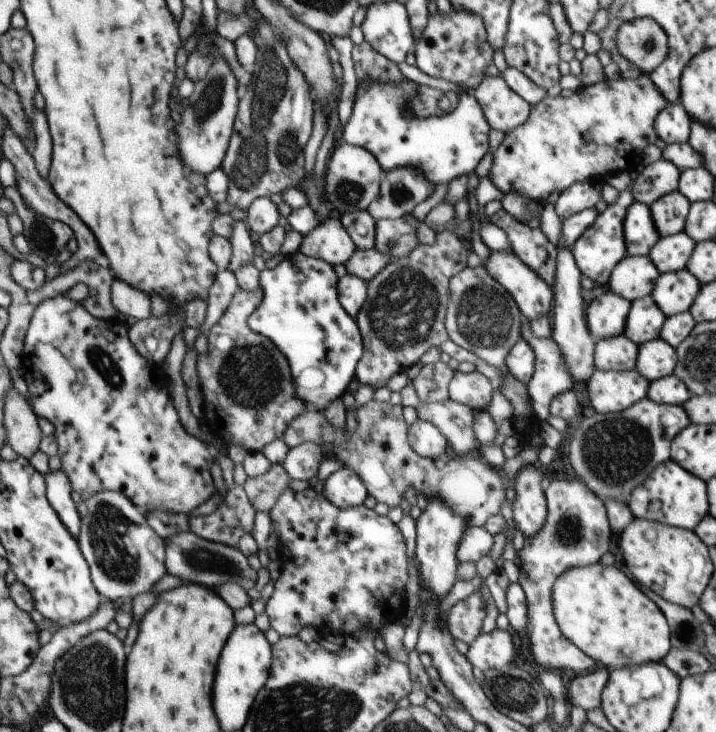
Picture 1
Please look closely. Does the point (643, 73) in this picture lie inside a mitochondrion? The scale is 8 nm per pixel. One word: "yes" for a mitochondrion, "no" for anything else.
no

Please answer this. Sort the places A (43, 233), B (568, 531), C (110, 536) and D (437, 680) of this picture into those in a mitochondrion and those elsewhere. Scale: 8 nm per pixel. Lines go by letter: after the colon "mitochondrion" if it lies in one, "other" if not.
A: mitochondrion
B: mitochondrion
C: mitochondrion
D: other

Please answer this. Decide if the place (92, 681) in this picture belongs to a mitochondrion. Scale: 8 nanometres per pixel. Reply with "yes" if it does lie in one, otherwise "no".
yes

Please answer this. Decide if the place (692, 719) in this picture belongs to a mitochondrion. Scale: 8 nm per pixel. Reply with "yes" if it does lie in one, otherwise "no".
no

